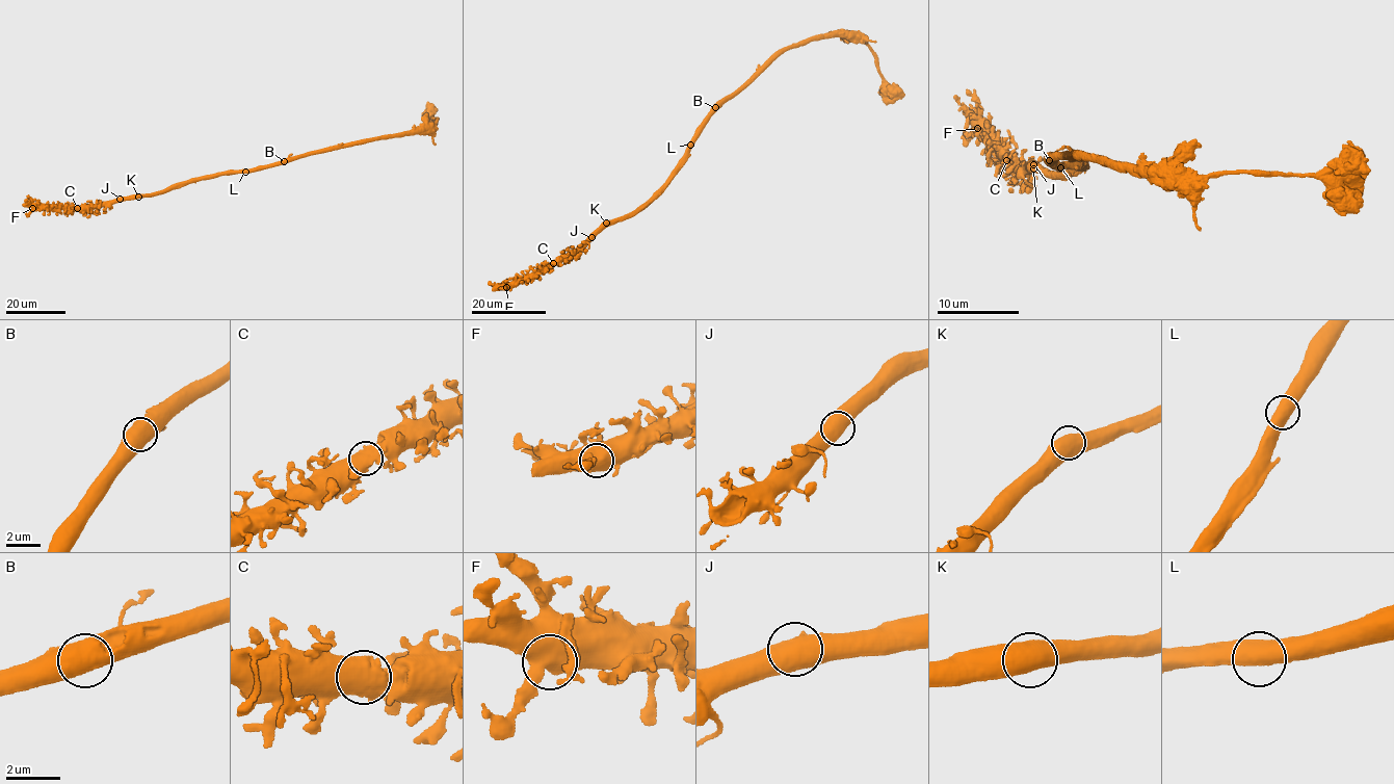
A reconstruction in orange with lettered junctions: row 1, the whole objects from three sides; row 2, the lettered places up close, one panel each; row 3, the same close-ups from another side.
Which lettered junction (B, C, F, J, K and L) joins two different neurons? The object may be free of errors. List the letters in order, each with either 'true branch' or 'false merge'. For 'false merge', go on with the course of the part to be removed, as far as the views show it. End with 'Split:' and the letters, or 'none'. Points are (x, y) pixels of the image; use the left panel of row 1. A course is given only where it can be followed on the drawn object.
B: true branch
C: true branch
F: true branch
J: true branch
K: true branch
L: true branch
Split: none

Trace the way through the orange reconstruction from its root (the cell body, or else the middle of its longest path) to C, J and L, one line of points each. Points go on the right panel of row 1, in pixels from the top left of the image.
C: (1161, 173), (1072, 155), (1071, 149), (1043, 158), (1081, 162), (1070, 177), (1007, 160)
J: (1161, 173), (1072, 155), (1071, 149), (1043, 158), (1081, 162), (1070, 177), (1027, 165), (1033, 164)
L: (1161, 173), (1161, 178), (1072, 155), (1071, 149), (1069, 154), (1044, 156), (1060, 167)

